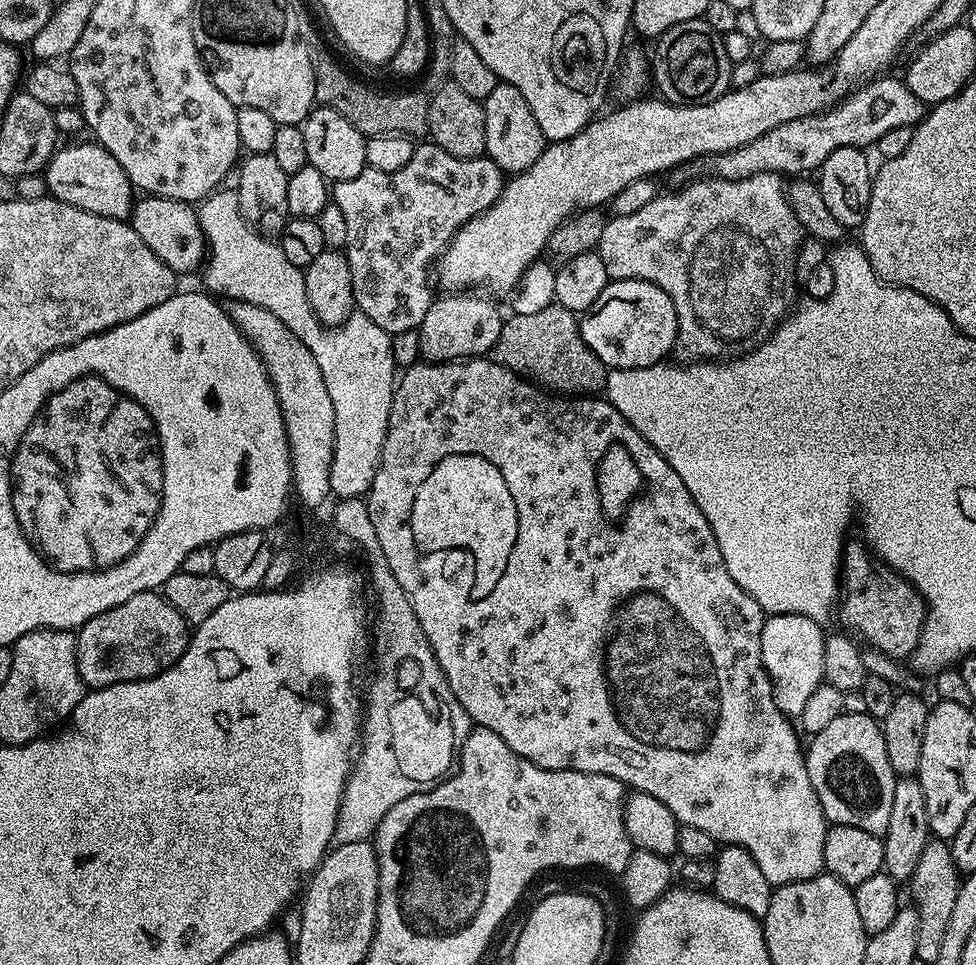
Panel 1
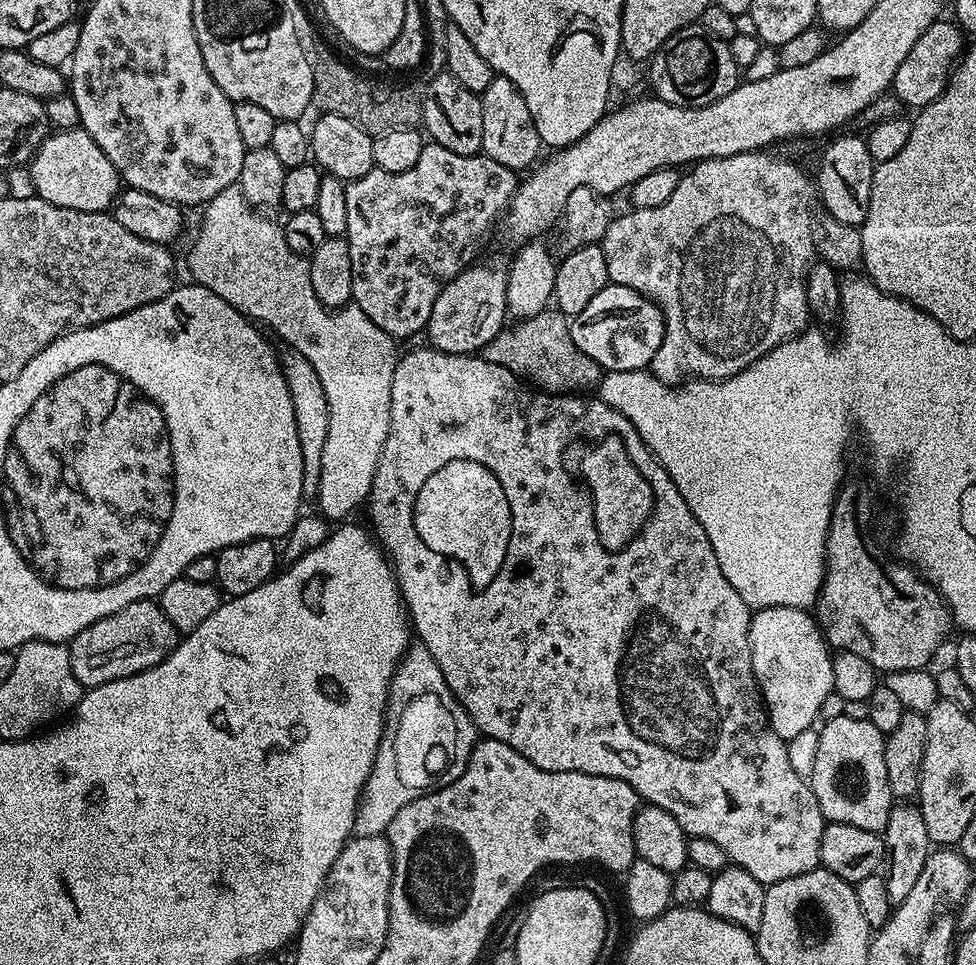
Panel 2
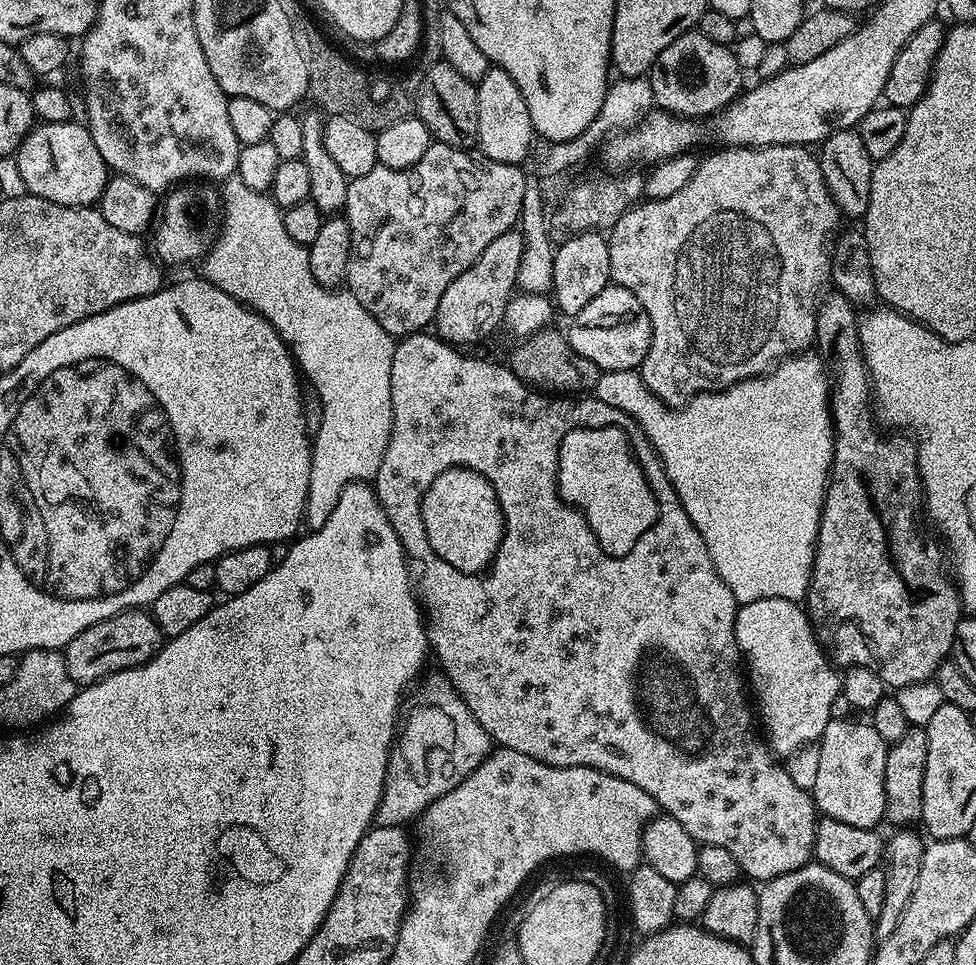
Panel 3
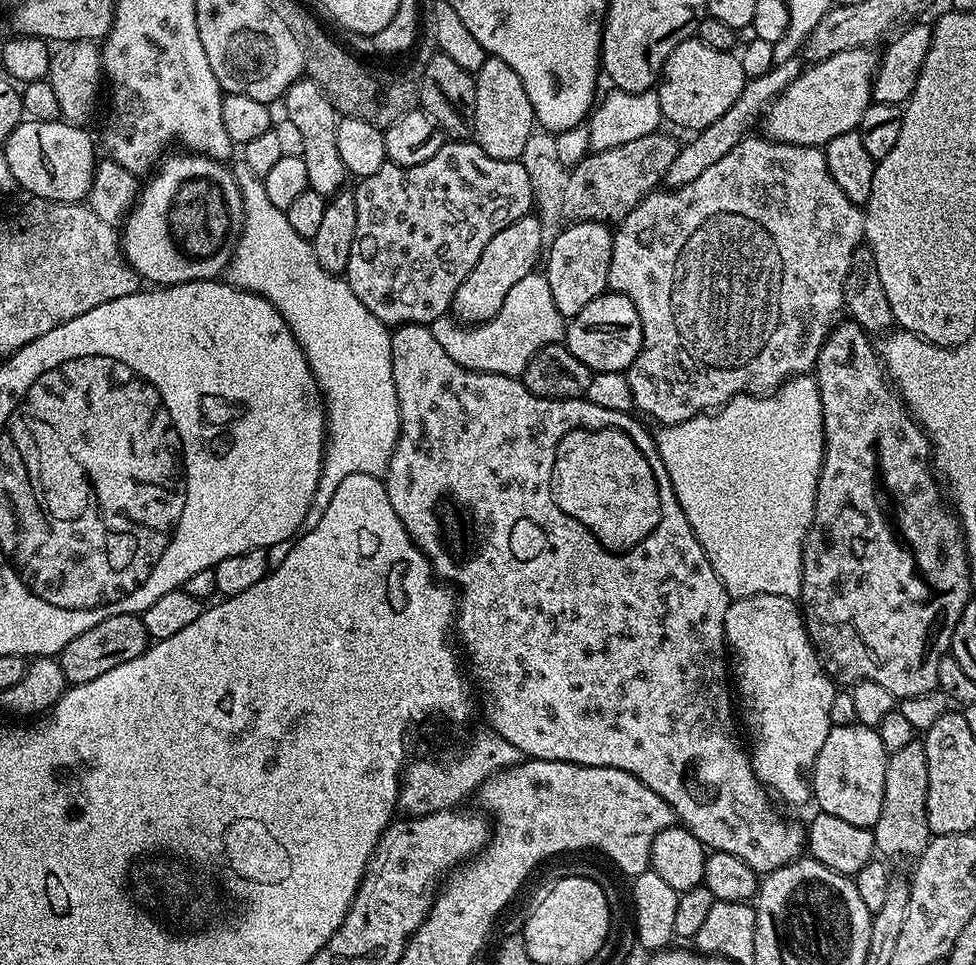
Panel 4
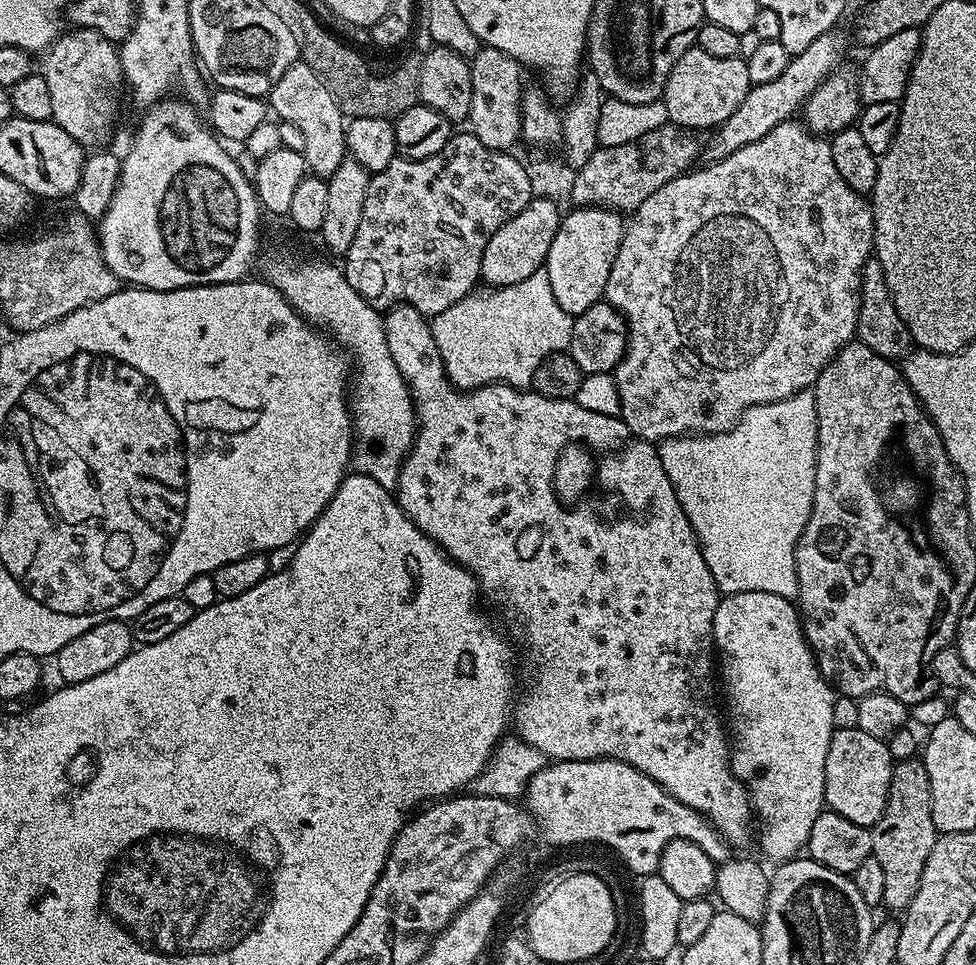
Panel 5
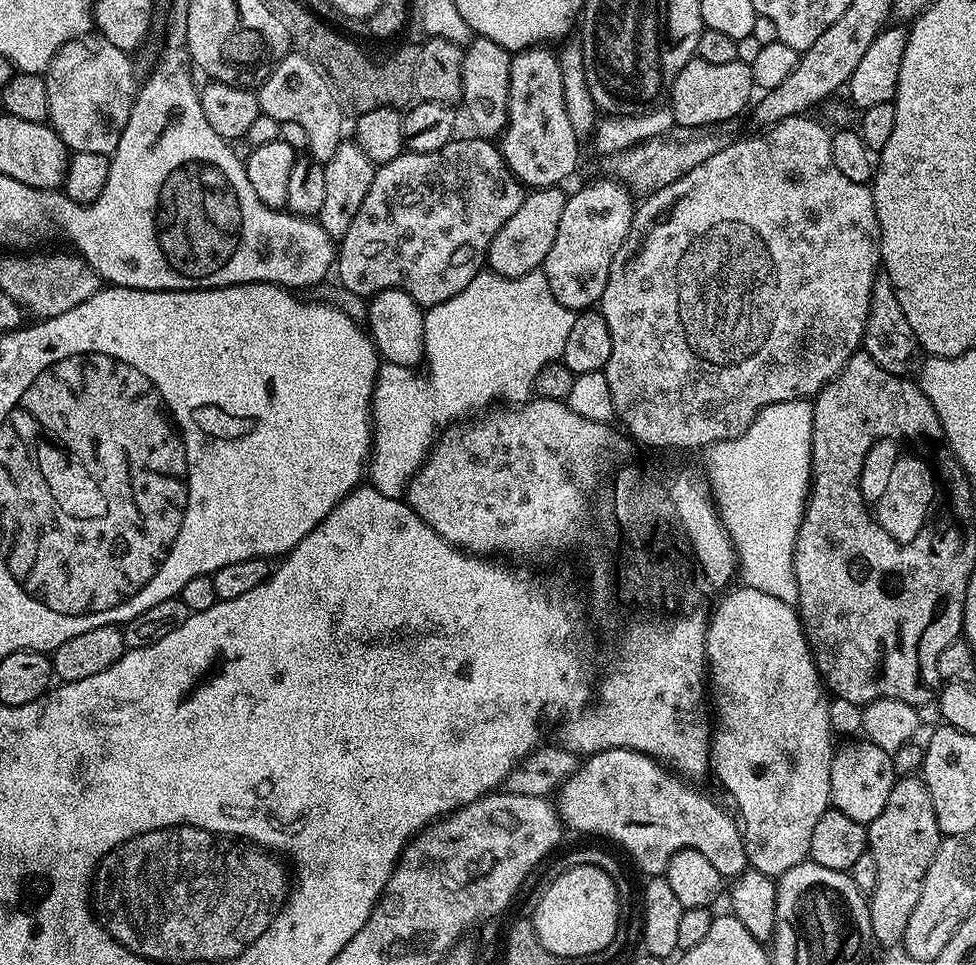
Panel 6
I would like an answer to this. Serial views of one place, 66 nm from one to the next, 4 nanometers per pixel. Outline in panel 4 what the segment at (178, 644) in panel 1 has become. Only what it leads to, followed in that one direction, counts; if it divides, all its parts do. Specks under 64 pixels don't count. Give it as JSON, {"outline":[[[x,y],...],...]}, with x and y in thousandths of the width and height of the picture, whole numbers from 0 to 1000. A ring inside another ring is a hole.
{"outline":[[[130,634],[109,640],[100,645],[100,649],[92,649],[92,653],[80,657],[80,661],[76,661],[59,677],[59,683],[71,710],[87,709],[100,703],[100,698],[109,698],[109,694],[117,694],[117,690],[125,690],[125,686],[133,686],[133,682],[141,682],[153,669],[147,641]]]}

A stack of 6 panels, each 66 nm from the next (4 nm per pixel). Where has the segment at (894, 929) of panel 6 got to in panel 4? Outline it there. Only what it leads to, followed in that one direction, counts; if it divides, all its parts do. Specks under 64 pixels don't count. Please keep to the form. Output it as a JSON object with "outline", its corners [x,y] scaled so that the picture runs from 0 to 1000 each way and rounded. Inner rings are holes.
{"outline":[[[942,766],[913,780],[908,794],[908,815],[904,819],[904,839],[895,856],[898,882],[903,888],[934,887],[941,889],[949,881],[953,869],[949,852],[949,823],[953,810],[953,798],[949,790],[949,777]]]}

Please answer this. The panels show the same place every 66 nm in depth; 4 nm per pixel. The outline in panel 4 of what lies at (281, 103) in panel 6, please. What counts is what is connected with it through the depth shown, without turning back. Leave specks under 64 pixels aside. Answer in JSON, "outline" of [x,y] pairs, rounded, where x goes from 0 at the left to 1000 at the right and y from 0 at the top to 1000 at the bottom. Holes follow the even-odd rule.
{"outline":[[[308,81],[291,94],[289,109],[290,119],[309,138],[309,155],[314,168],[314,184],[316,193],[326,201],[339,205],[353,194],[355,179],[350,172],[350,164],[346,160],[346,126],[349,121],[344,111],[334,102],[334,97],[321,83]]]}

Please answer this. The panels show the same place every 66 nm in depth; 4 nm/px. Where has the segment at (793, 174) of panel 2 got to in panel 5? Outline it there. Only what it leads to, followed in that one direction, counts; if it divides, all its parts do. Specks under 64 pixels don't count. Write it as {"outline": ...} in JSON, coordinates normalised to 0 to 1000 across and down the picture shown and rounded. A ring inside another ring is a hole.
{"outline":[[[808,126],[793,131],[793,135],[789,135],[789,139],[785,139],[785,143],[777,143],[777,147],[768,147],[768,151],[760,151],[760,155],[752,155],[752,160],[748,160],[748,164],[731,166],[722,169],[720,171],[722,174],[714,173],[712,176],[702,178],[700,182],[682,189],[682,193],[678,193],[678,197],[670,197],[670,201],[666,201],[666,205],[662,205],[662,209],[658,209],[658,213],[654,213],[642,229],[639,246],[633,255],[633,267],[629,267],[629,276],[625,276],[625,288],[621,292],[619,311],[639,328],[643,354],[639,363],[639,372],[629,382],[631,399],[633,400],[633,412],[635,413],[633,430],[635,434],[641,437],[641,441],[645,441],[648,451],[656,456],[675,458],[685,456],[692,452],[747,448],[750,440],[757,435],[760,428],[766,423],[804,415],[814,408],[831,403],[836,397],[838,388],[842,388],[842,383],[857,370],[859,363],[863,363],[869,356],[874,355],[877,348],[877,335],[879,334],[879,317],[881,316],[881,285],[885,279],[885,274],[895,261],[893,255],[893,248],[895,247],[893,212],[882,200],[871,197],[871,193],[867,193],[867,188],[863,185],[863,180],[859,180],[859,172],[855,172],[851,148],[843,140],[829,137],[823,127],[816,127]]]}

